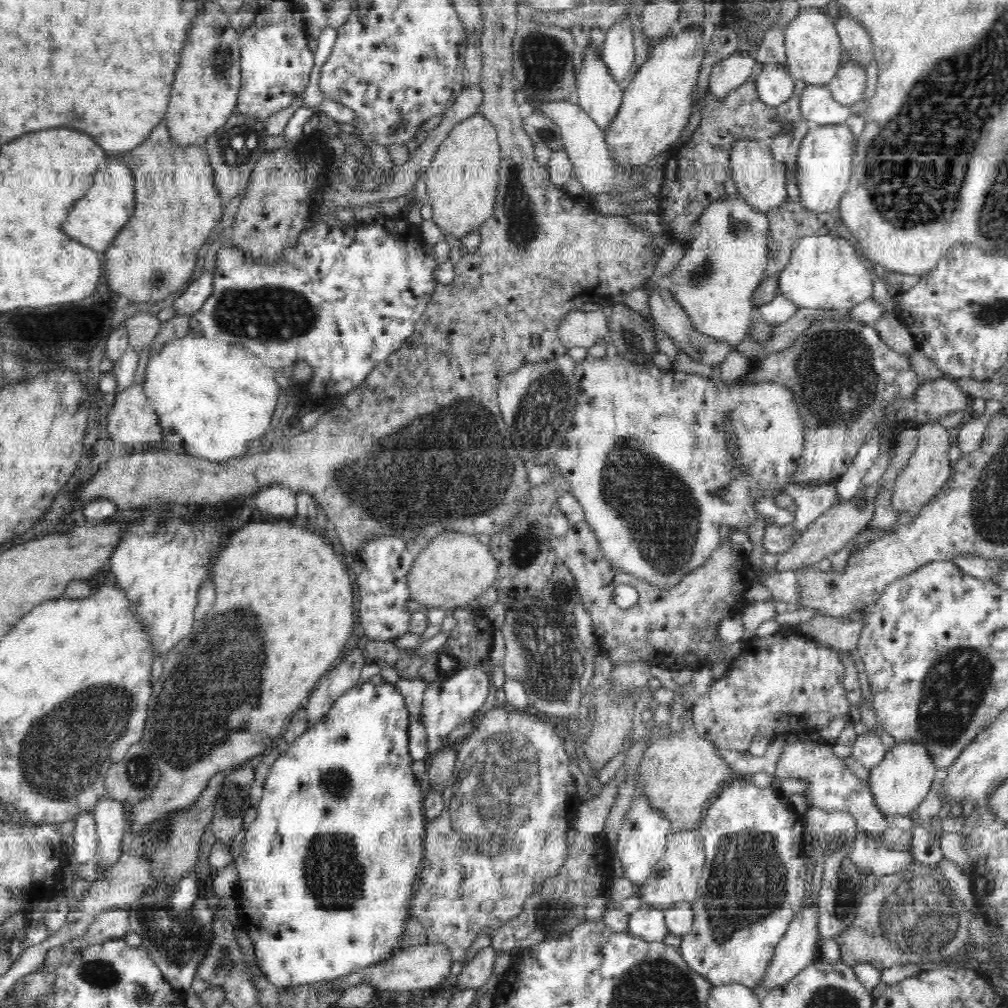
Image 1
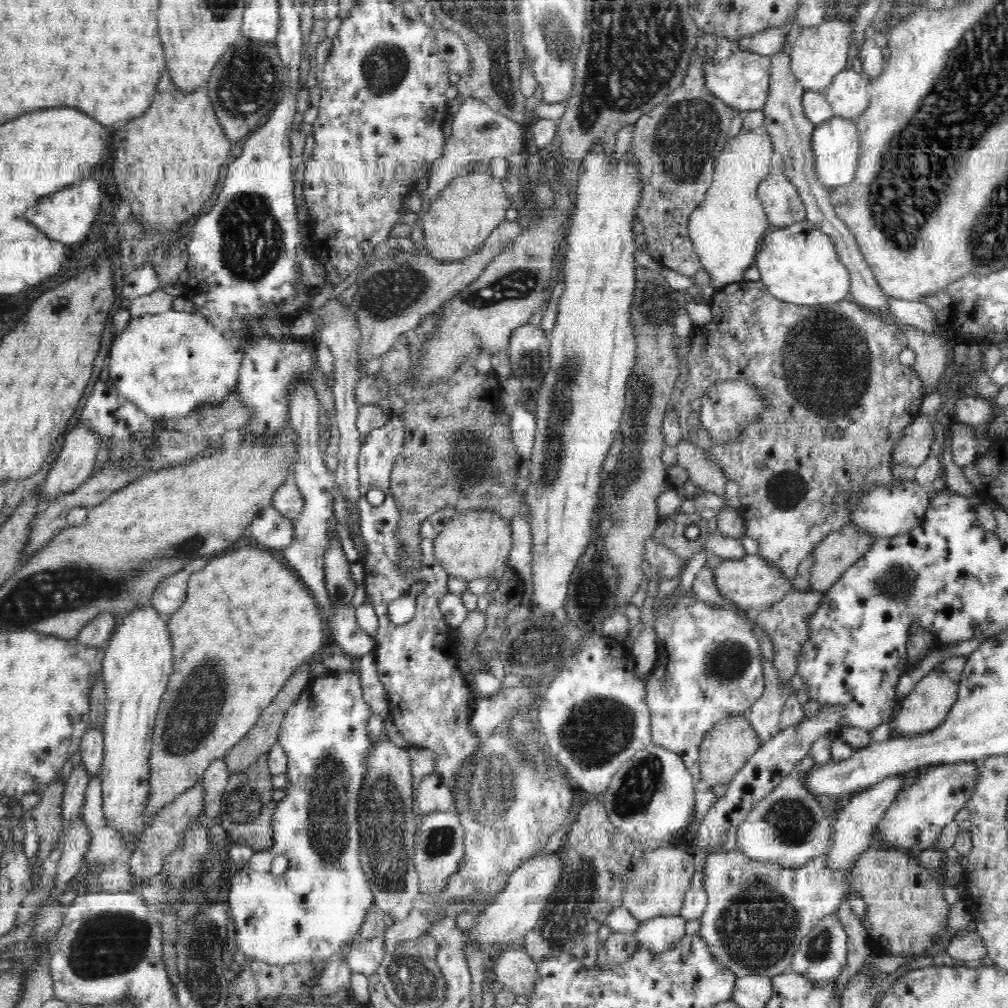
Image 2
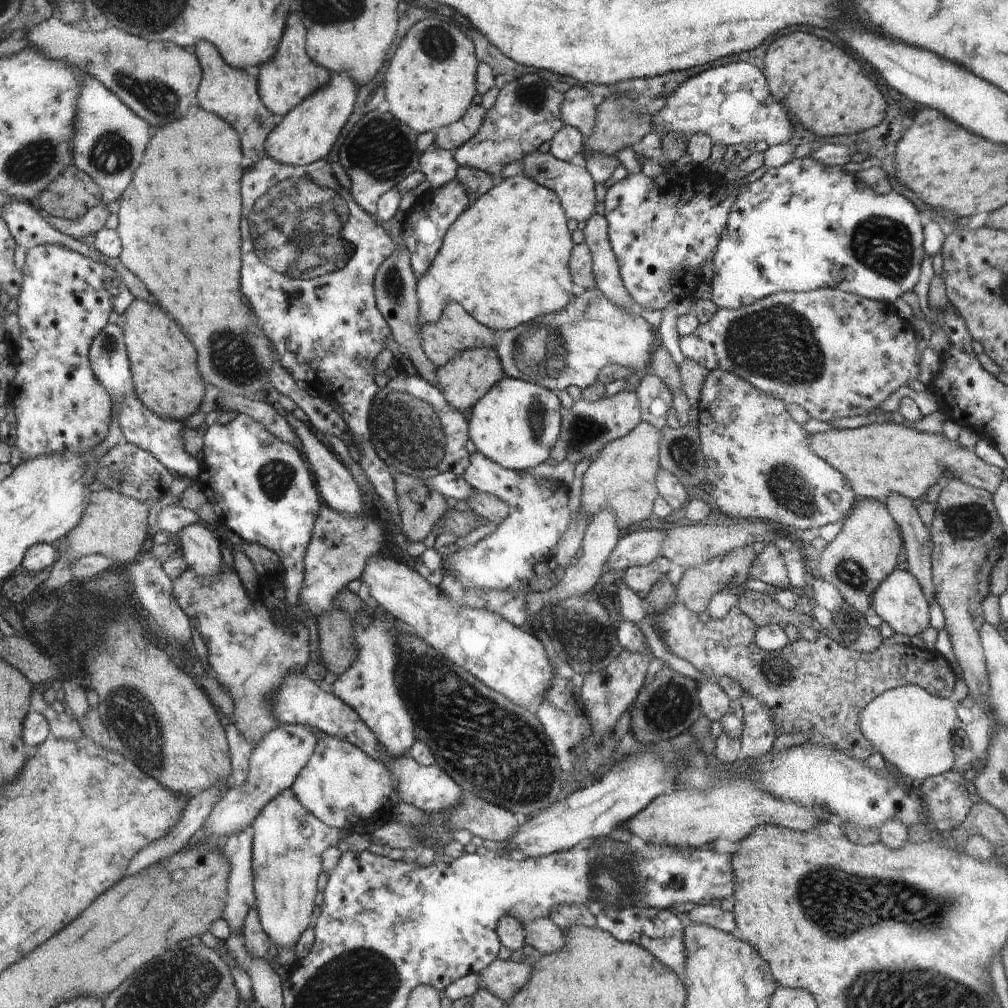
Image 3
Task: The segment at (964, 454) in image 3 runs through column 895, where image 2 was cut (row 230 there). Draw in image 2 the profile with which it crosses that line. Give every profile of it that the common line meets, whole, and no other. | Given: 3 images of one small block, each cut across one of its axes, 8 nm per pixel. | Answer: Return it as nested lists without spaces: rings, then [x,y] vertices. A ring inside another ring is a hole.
[[[484,165],[476,166],[473,174],[458,175],[448,183],[448,186],[445,186],[444,190],[439,192],[437,199],[428,206],[425,214],[420,216],[420,226],[424,229],[427,252],[440,262],[456,262],[480,252],[490,234],[498,228],[501,222],[506,221],[506,212],[511,207],[513,207],[512,200],[506,197],[502,184]]]

